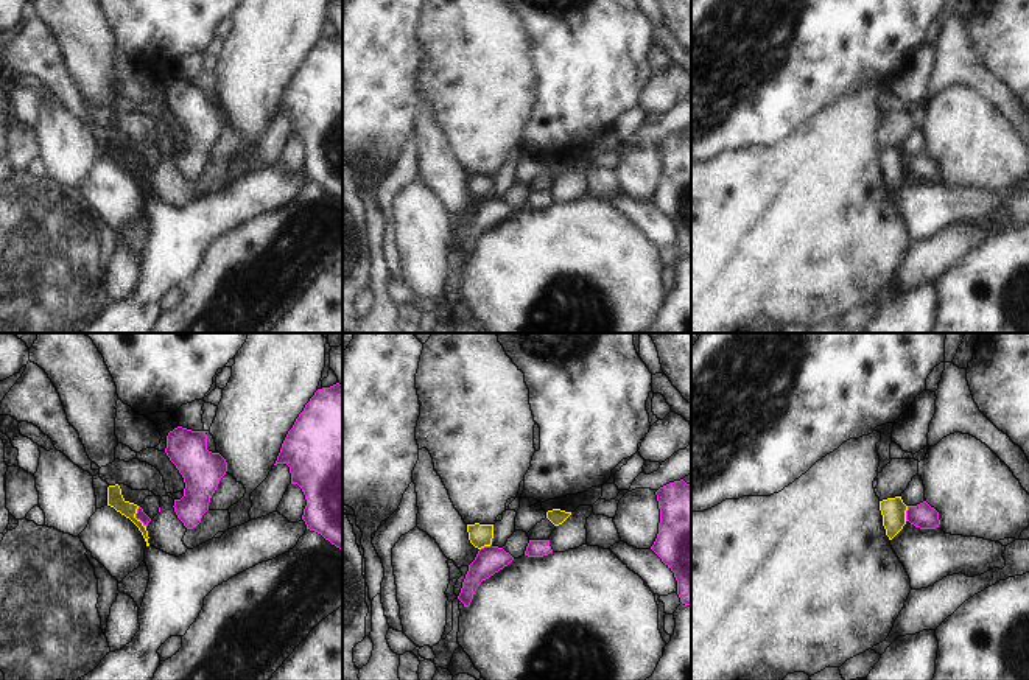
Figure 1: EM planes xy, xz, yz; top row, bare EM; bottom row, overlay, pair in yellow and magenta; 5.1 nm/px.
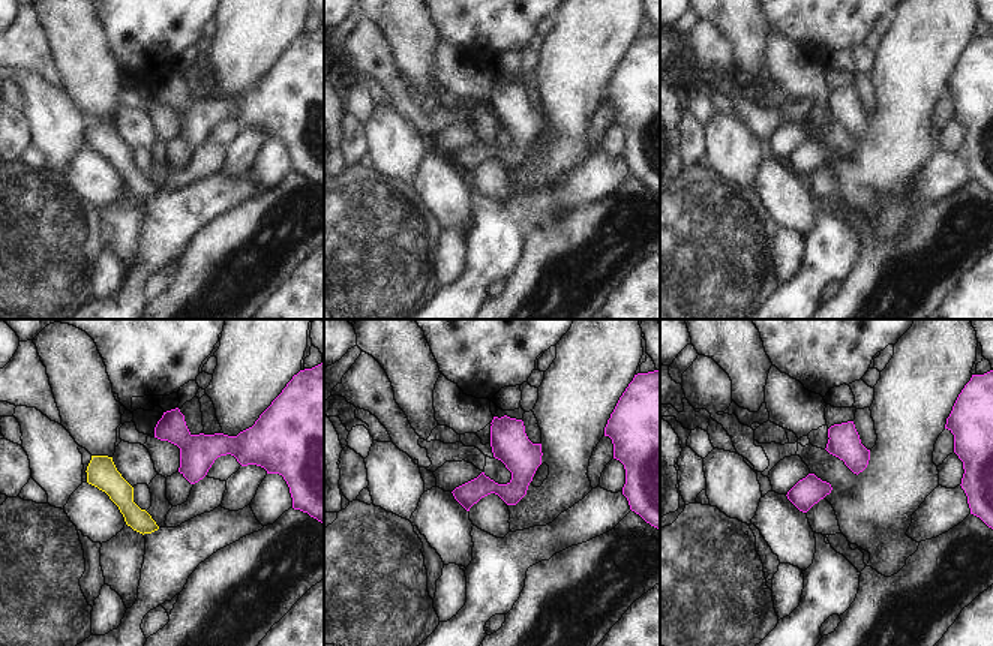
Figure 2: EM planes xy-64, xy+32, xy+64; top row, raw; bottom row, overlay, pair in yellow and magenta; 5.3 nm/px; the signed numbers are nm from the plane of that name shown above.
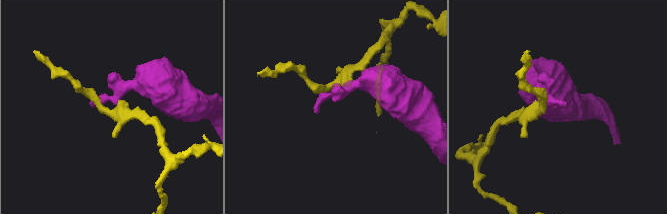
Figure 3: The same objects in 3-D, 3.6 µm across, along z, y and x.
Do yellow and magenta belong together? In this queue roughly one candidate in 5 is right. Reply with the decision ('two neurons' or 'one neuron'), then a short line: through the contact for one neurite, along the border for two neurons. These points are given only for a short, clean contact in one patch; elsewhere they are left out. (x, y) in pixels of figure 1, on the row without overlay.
two neurons; line xy (137, 157), (136, 168), (145, 178)

